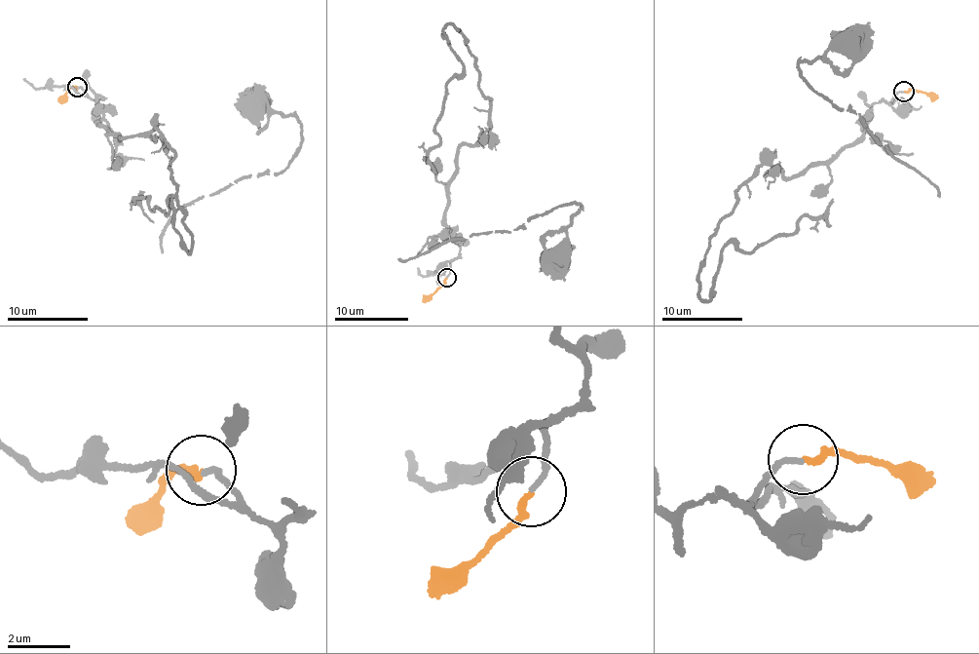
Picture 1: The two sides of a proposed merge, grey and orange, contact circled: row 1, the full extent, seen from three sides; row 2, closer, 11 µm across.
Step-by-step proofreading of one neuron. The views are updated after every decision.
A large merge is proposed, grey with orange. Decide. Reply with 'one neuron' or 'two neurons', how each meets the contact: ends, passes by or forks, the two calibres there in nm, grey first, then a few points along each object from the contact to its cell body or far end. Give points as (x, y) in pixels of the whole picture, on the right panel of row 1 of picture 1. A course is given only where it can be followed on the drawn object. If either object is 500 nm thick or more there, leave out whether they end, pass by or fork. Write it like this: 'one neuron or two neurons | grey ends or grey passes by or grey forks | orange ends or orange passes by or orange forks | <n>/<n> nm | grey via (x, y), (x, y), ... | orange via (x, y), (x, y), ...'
one neuron | grey ends | orange ends | 150/200 nm | grey via (903, 92), (870, 115), (867, 131), (887, 146), (859, 113), (802, 78), (802, 62), (851, 35) | orange via (903, 92), (914, 90), (928, 96), (937, 95)

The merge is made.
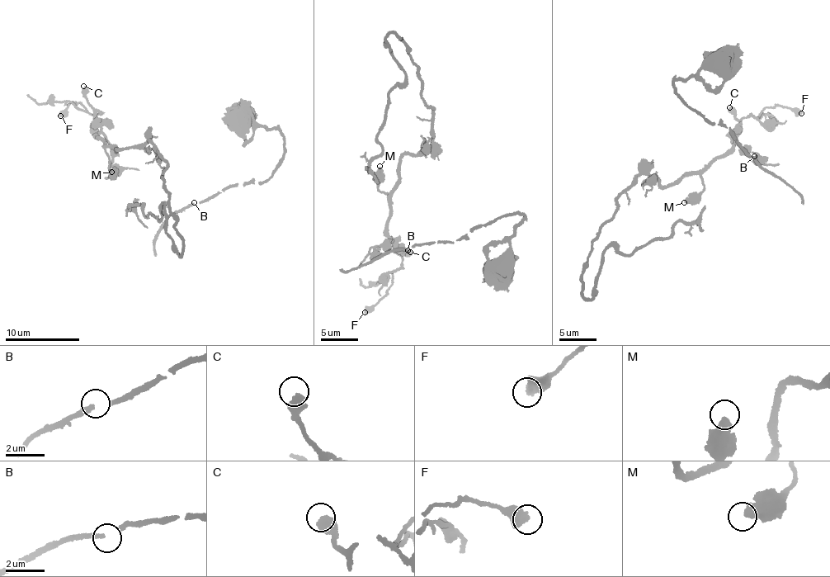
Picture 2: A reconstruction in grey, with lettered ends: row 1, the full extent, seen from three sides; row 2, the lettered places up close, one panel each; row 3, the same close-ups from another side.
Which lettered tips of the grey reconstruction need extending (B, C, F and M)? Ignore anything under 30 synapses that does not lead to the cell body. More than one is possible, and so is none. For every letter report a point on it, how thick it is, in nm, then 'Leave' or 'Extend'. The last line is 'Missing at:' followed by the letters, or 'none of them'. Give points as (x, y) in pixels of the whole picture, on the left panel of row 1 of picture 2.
B: Place: (194, 202). Thickness 160 nm. Leave
C: Place: (83, 86). Thickness 550 nm. Extend
F: Place: (60, 115). Thickness 550 nm. Leave
M: Place: (111, 172). Thickness 480 nm. Leave
Missing at: C

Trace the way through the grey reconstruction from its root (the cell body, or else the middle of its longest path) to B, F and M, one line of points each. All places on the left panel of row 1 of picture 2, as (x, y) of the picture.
B: (244, 111), (282, 135), (281, 158), (265, 182), (238, 183), (199, 201), (139, 170), (167, 215), (194, 202)
F: (244, 111), (282, 135), (279, 164), (265, 182), (199, 201), (112, 163), (98, 111), (73, 103), (60, 115)
M: (244, 111), (282, 135), (265, 182), (199, 201), (117, 167), (103, 133), (111, 172)

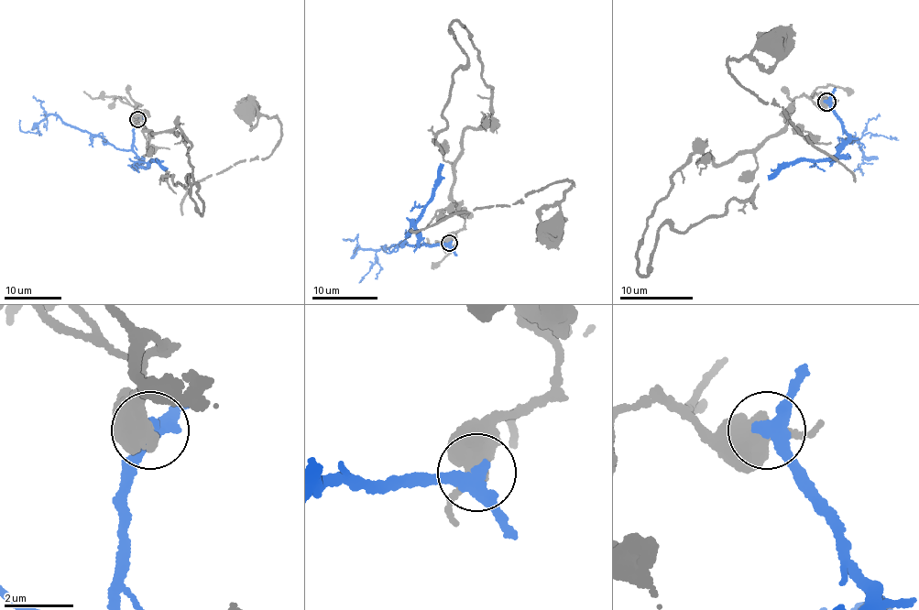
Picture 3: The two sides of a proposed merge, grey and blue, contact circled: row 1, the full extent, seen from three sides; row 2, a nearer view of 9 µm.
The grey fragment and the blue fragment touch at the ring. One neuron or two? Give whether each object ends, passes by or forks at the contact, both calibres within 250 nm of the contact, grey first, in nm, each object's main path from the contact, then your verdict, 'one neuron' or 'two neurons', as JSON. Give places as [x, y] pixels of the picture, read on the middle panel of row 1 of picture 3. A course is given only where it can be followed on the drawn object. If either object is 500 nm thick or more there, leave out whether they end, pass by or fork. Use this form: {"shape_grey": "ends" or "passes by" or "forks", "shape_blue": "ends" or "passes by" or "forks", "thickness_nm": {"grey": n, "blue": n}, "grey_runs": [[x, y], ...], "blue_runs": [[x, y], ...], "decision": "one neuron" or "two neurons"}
{"thickness_nm": {"grey": 550, "blue": 400}, "grey_runs": [[449, 242], [464, 222], [450, 206], [443, 213], [510, 206], [564, 179], [572, 183], [564, 190], [556, 232]], "blue_runs": [[449, 242], [410, 245], [404, 241], [375, 251], [362, 250], [355, 240], [344, 240], [350, 242]], "decision": "one neuron"}

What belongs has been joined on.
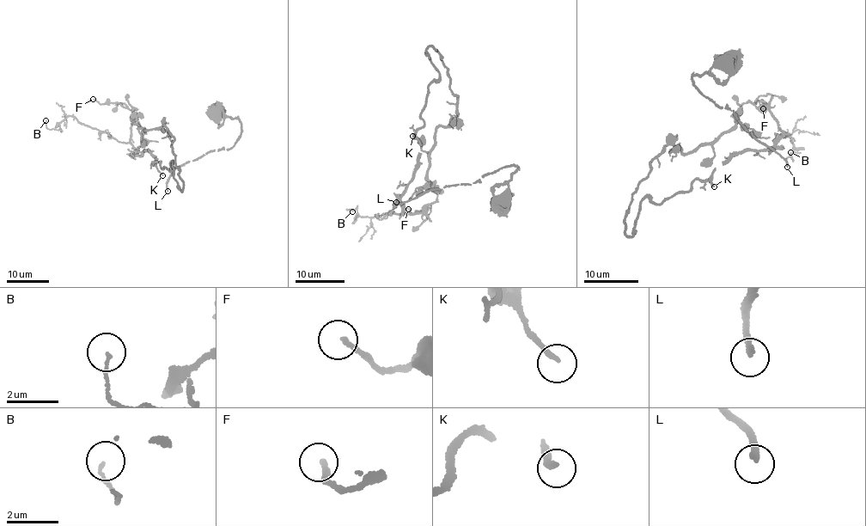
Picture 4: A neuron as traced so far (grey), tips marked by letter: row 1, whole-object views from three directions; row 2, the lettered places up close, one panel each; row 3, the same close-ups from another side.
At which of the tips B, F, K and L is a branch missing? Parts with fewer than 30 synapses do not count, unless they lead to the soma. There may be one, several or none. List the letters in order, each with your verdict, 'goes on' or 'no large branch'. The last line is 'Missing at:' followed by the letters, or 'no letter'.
B: no large branch
F: no large branch
K: no large branch
L: no large branch
Missing at: no letter

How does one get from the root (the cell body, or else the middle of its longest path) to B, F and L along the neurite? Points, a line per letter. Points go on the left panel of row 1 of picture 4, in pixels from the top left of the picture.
B: (218, 108), (240, 122), (238, 138), (192, 161), (139, 155), (129, 143), (70, 116), (57, 130), (45, 120)
F: (218, 108), (240, 122), (238, 138), (192, 161), (138, 155), (132, 111), (93, 99)
L: (218, 108), (240, 122), (238, 138), (192, 161), (136, 154), (133, 109), (143, 138), (174, 168), (167, 191)

